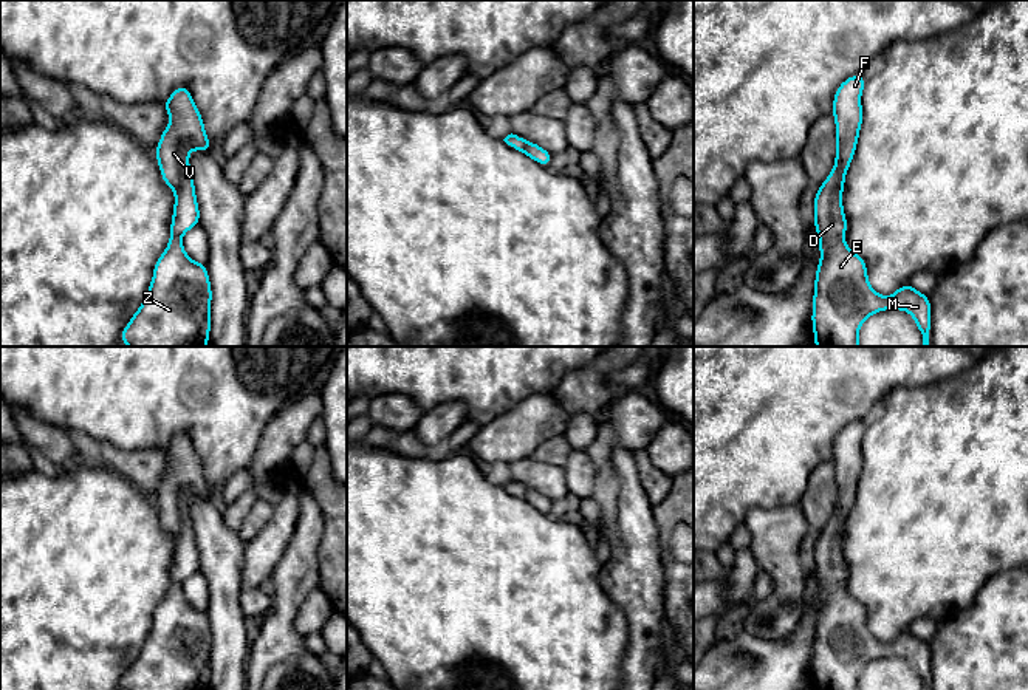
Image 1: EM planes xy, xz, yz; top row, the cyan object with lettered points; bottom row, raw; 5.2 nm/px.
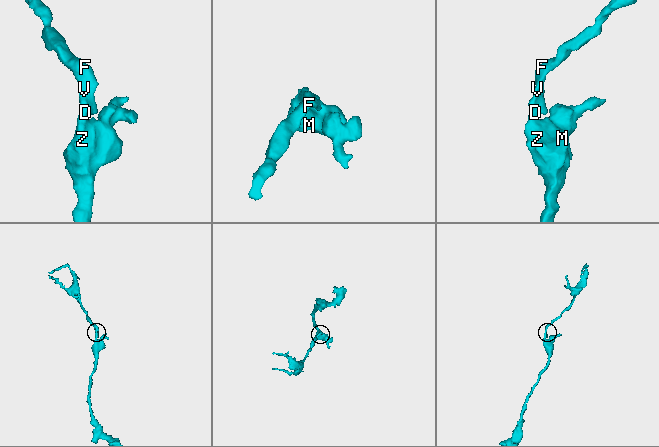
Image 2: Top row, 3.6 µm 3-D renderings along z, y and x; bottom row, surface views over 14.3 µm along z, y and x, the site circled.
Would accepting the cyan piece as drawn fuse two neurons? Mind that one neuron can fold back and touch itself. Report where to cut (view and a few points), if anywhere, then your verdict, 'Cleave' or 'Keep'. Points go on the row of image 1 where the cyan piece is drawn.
No split. Keep

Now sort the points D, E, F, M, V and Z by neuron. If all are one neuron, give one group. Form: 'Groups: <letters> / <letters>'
Groups: D E F M V Z

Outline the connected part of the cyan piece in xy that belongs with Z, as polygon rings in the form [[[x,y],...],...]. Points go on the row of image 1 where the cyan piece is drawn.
[[[176,87],[163,104],[170,116],[170,124],[163,130],[155,149],[163,181],[173,190],[175,204],[170,223],[170,238],[166,251],[153,266],[149,291],[121,333],[119,340],[128,347],[207,347],[211,334],[212,289],[206,263],[195,263],[184,251],[181,237],[200,224],[200,207],[189,166],[189,152],[209,152],[211,141],[206,135],[203,118],[187,87]]]

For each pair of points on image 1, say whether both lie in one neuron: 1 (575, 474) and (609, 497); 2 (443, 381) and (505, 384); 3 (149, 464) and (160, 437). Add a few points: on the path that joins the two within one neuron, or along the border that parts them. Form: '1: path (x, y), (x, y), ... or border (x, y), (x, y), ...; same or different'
1: border (585, 452), (593, 466), (593, 492), (590, 497); different
2: path (459, 382), (490, 382); same
3: border (118, 447), (161, 450); different

